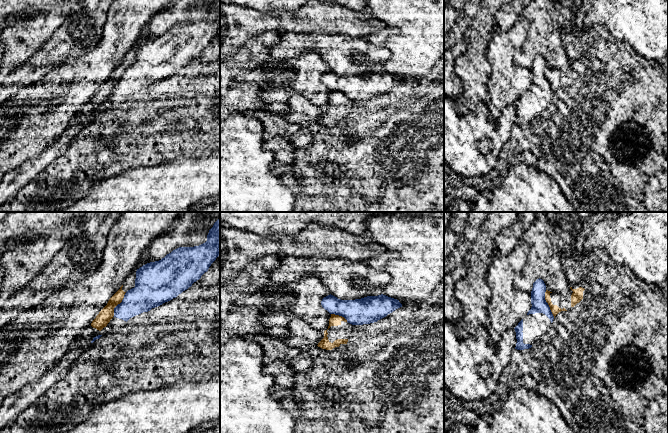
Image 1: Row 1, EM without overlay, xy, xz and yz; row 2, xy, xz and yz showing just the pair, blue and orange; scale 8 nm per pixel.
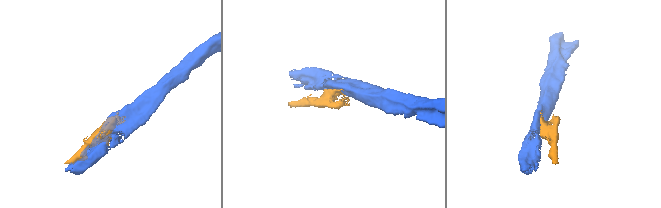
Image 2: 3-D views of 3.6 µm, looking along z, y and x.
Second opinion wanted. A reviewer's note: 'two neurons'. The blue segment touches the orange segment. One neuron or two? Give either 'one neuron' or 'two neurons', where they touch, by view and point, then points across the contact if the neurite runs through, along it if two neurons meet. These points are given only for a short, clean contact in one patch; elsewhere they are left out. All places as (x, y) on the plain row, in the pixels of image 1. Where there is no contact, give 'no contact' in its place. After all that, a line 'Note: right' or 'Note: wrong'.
two neurons; contact yz (547, 80)
Note: right

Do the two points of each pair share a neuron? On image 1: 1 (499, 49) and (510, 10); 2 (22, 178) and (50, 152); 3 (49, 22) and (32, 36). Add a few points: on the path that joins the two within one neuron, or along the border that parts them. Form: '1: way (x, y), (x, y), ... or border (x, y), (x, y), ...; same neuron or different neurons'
1: border (494, 30), (505, 33); different neurons
2: way (29, 171), (43, 159); same neuron
3: way (45, 26), (36, 32); same neuron

